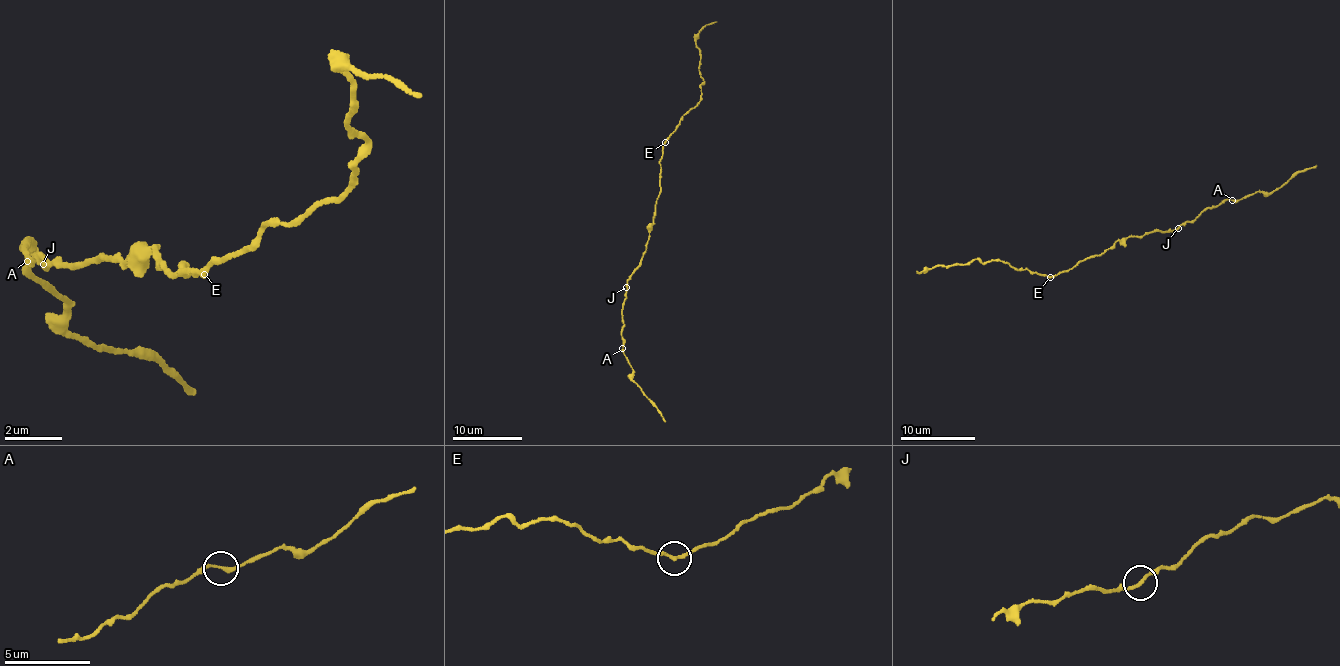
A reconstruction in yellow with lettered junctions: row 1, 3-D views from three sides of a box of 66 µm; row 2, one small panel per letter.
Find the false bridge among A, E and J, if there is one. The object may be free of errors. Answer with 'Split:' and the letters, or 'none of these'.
Split: none of these

